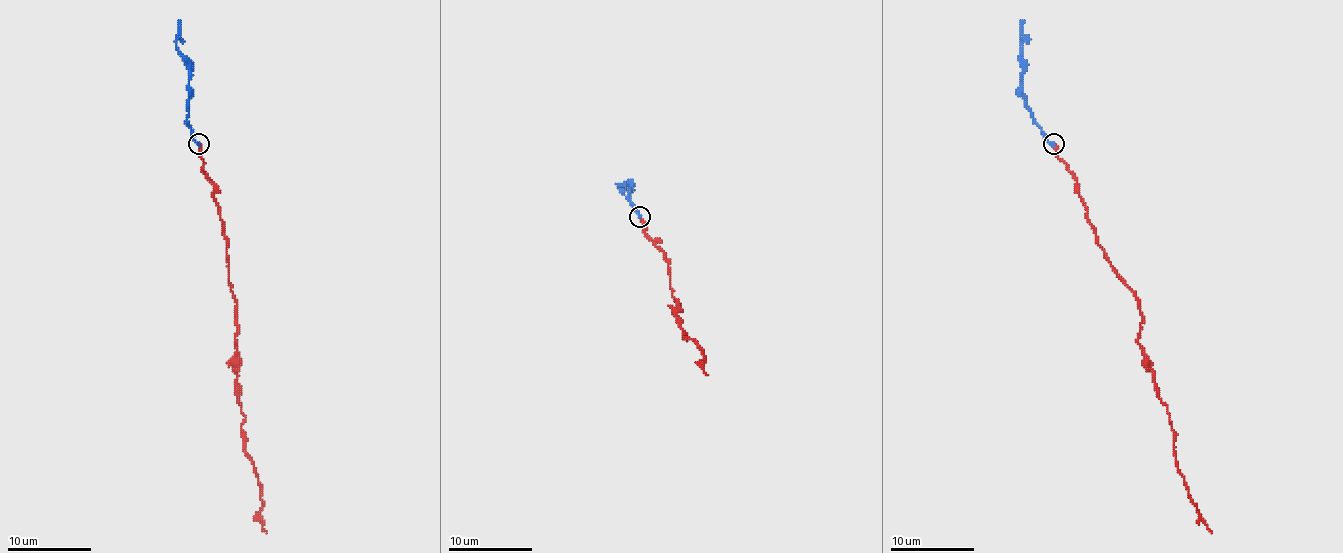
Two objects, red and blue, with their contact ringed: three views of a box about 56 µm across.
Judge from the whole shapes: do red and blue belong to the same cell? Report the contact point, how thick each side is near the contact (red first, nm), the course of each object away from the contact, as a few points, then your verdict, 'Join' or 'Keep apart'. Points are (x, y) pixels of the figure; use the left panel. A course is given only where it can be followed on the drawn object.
Place: (198, 144). Thickness 200 nm (red) against 240 nm. Course of red: (199, 144), (237, 302), (237, 403), (266, 533). Course of blue: (199, 144), (186, 121), (188, 60), (176, 45), (180, 20). Join

